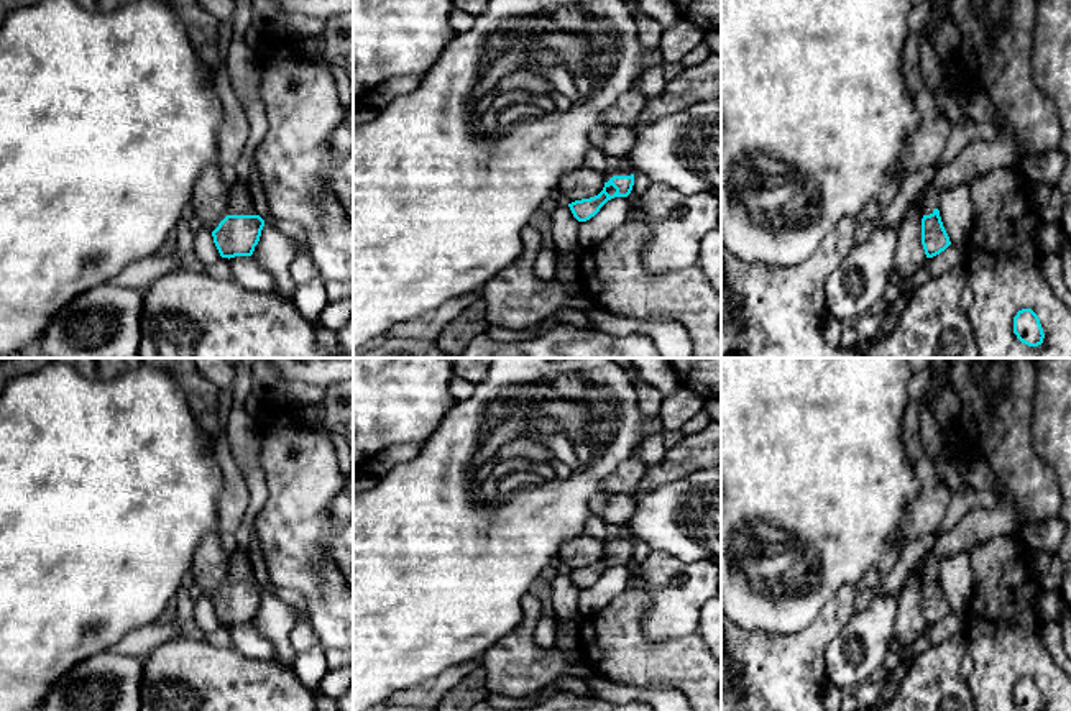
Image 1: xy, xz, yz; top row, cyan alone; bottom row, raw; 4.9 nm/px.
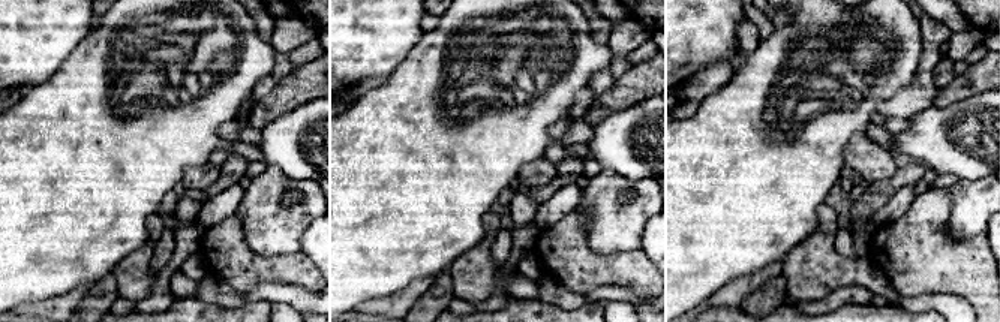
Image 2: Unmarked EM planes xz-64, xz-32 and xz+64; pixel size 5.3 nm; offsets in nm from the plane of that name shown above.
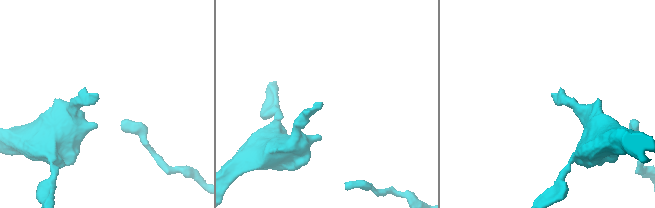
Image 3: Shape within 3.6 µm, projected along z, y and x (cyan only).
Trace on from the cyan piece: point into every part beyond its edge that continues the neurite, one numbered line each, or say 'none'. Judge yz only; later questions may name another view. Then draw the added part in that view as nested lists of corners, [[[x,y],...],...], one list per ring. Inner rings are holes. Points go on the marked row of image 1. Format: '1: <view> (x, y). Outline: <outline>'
1: yz (928, 201). Outline: [[[930,184],[920,190],[915,202],[920,204],[923,215],[930,215],[935,209],[940,207],[938,190]]]

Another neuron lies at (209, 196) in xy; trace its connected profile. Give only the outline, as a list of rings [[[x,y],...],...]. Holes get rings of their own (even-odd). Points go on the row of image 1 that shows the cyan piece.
[[[209,166],[192,189],[194,225],[212,233],[228,215],[228,187],[217,166]]]

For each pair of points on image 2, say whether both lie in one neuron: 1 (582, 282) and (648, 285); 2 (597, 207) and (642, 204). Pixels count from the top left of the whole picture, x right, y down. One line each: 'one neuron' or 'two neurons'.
1: one neuron
2: one neuron

